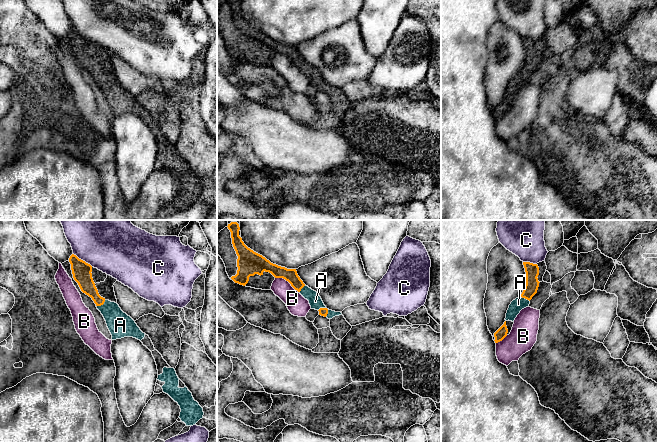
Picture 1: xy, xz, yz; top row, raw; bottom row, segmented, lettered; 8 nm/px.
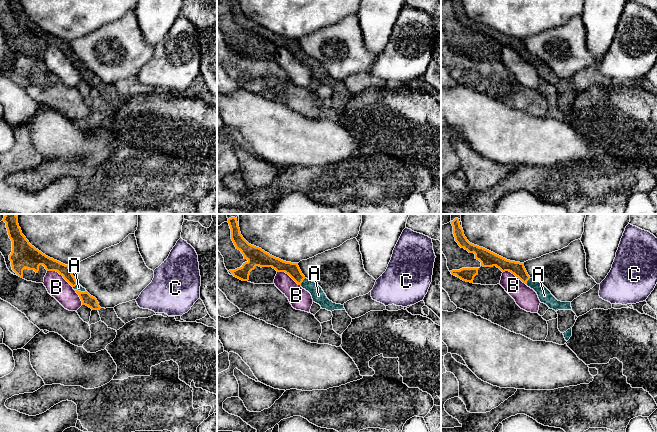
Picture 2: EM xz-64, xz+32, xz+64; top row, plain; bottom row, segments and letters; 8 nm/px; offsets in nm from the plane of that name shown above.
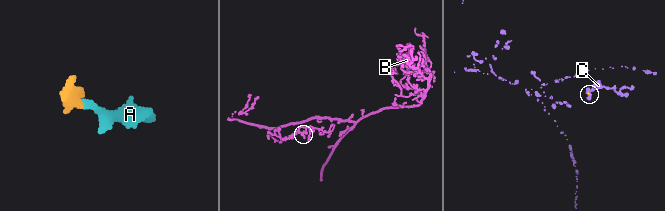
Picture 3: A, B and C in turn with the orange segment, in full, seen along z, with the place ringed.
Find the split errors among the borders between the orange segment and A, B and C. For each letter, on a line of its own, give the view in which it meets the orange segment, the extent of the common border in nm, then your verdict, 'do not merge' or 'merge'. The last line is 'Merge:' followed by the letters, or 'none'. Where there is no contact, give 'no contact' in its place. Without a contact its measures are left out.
A: xy | 90 nm | merge
B: xz | 220 nm | do not merge
C: xy | 190 nm | do not merge
Merge: A

